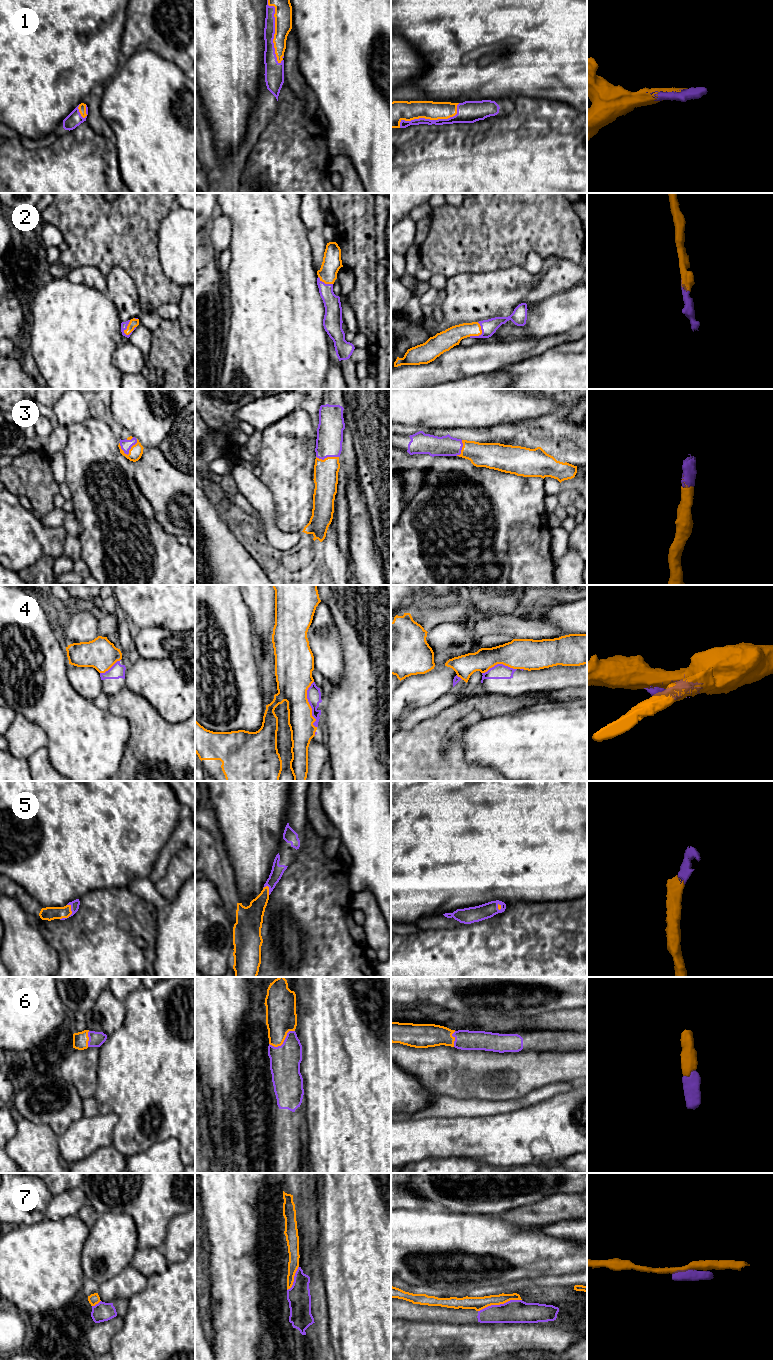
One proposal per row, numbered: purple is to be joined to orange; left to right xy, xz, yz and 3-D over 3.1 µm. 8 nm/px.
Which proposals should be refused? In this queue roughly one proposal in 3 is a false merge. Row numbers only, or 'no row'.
4, 7

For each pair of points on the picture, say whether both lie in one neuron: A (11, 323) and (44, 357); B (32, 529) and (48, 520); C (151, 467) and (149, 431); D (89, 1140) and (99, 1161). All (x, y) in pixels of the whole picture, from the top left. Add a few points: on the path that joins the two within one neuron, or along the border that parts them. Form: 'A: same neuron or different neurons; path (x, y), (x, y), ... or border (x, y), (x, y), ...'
A: different neurons; border (28, 323), (26, 329)
B: different neurons; border (38, 518), (46, 526), (62, 527)
C: different neurons; border (158, 446), (146, 446), (144, 448)
D: different neurons; border (111, 1144), (99, 1147), (87, 1156), (73, 1162)

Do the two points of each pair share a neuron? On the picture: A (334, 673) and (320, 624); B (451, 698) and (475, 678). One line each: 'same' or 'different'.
A: same
B: same

